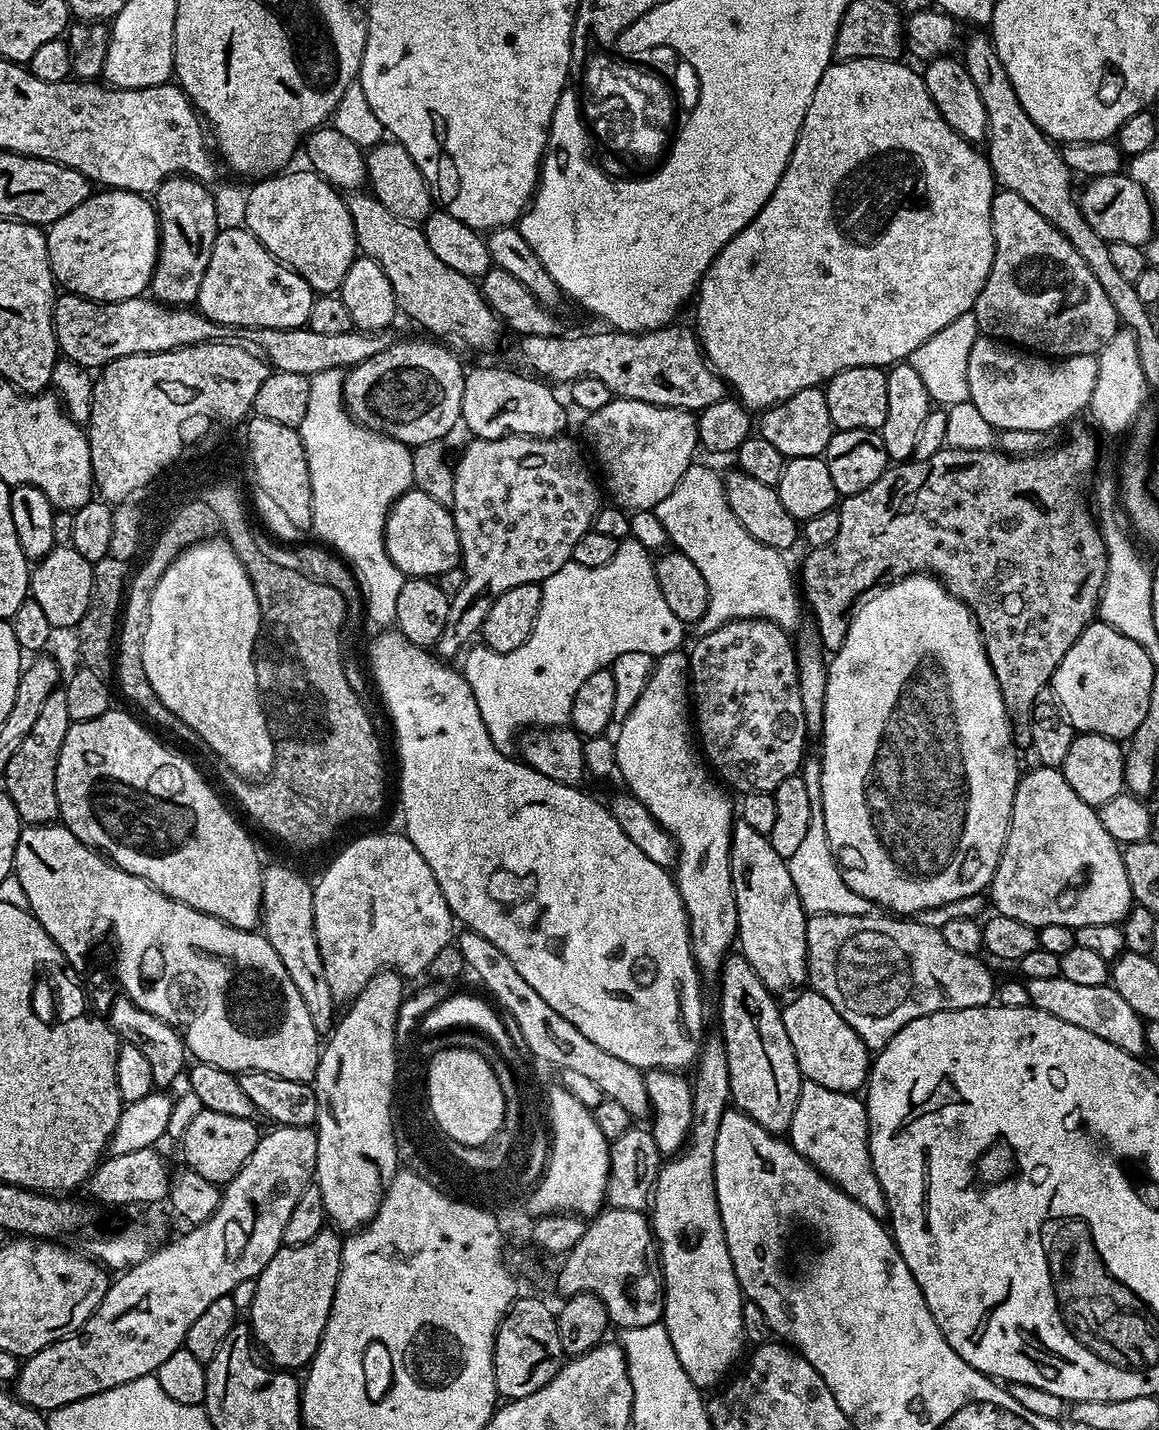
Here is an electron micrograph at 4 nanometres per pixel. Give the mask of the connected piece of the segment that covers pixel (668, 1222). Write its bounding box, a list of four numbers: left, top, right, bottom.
[650,1034,746,1390]

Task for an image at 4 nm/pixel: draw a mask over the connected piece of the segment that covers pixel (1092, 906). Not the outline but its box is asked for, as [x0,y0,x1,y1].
[990,768,1134,930]

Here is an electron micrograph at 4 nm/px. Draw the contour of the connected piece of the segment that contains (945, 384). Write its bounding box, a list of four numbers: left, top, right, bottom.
[910,311,981,406]

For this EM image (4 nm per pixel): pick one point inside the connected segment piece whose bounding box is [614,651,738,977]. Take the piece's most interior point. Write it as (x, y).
(654, 753)

